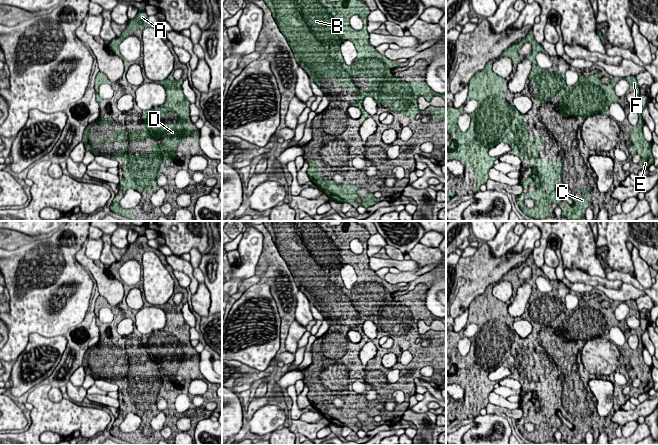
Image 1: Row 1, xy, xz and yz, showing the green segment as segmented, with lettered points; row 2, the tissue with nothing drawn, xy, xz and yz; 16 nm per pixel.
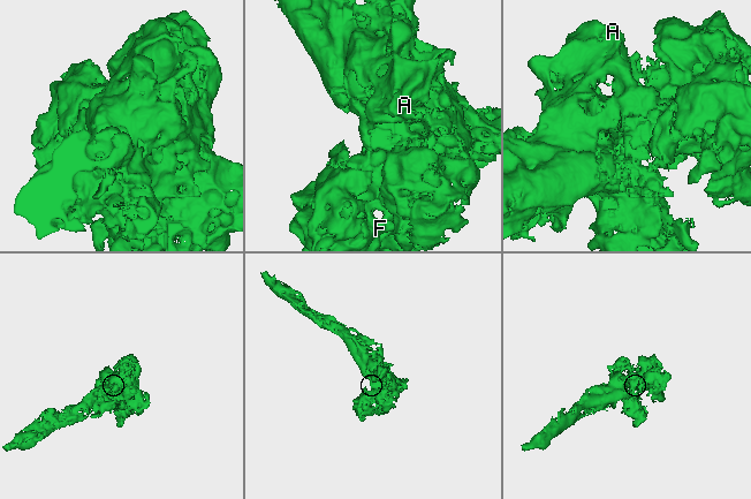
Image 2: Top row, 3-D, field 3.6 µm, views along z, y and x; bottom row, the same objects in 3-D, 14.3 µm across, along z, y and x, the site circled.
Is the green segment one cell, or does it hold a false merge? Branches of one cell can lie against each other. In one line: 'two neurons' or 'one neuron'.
one neuron

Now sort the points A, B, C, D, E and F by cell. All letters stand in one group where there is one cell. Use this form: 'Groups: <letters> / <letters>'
Groups: A B C D E F

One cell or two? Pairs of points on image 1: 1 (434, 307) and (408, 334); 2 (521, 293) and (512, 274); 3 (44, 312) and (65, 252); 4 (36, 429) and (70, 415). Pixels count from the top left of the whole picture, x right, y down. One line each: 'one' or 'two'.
1: two
2: two
3: one
4: one

